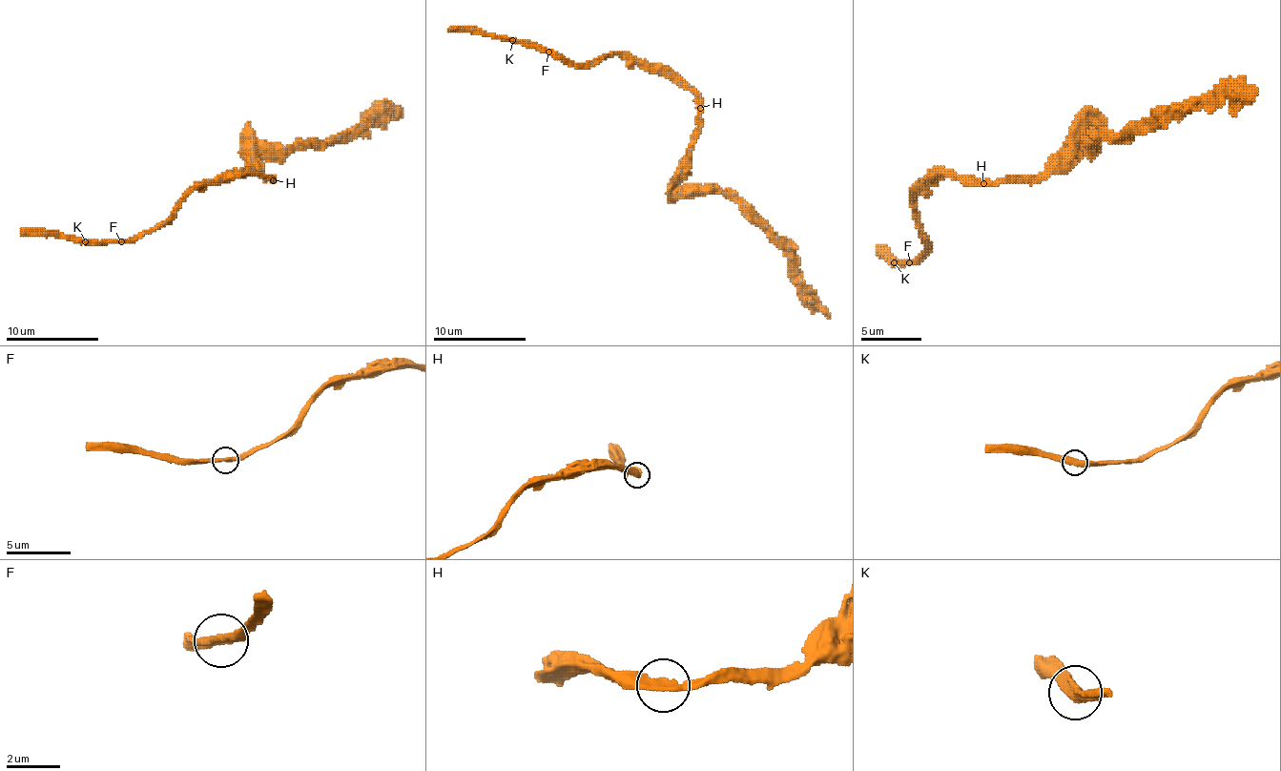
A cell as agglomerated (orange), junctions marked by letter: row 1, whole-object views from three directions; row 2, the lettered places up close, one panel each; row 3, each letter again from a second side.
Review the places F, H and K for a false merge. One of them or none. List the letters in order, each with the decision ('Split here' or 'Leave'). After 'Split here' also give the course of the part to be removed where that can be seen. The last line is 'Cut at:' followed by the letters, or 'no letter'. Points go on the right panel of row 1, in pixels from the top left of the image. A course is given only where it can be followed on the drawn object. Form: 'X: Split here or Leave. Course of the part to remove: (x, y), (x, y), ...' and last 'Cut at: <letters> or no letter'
F: Leave
H: Leave
K: Leave
Cut at: no letter

